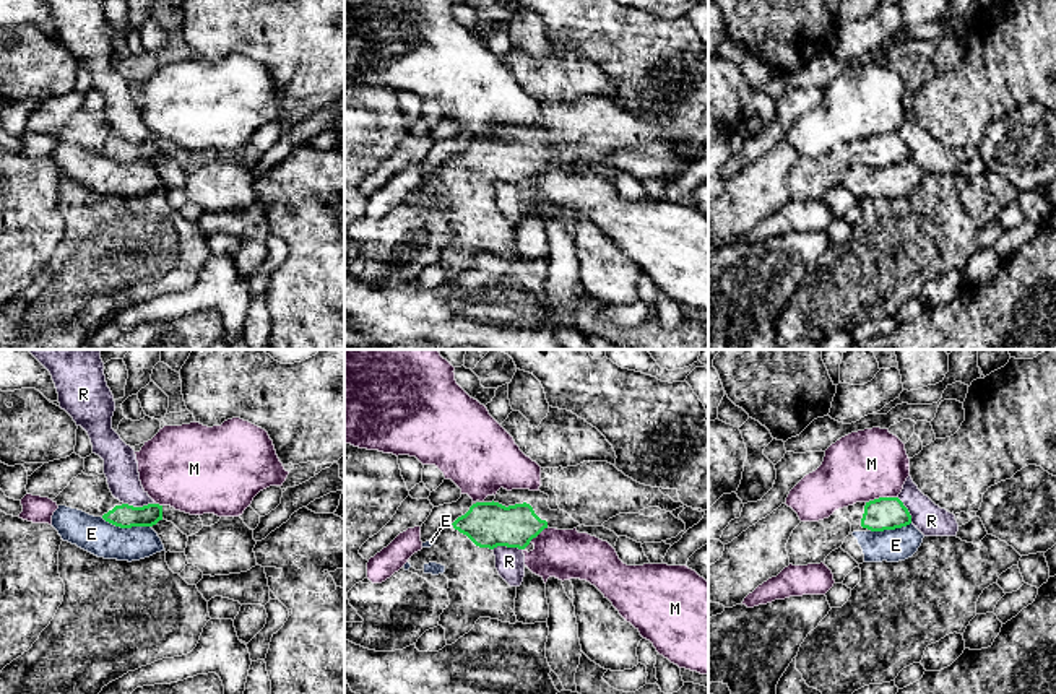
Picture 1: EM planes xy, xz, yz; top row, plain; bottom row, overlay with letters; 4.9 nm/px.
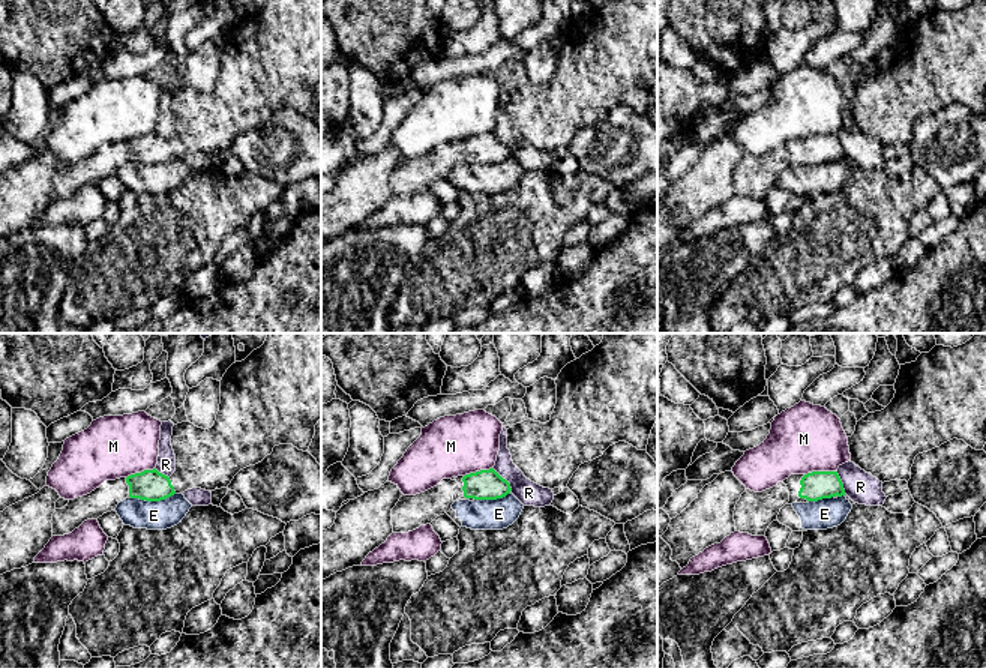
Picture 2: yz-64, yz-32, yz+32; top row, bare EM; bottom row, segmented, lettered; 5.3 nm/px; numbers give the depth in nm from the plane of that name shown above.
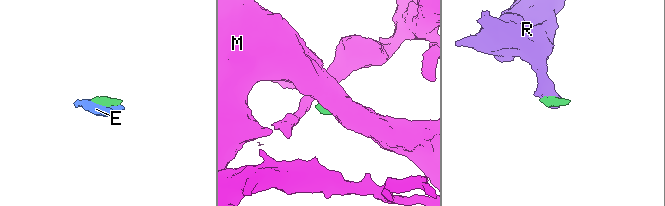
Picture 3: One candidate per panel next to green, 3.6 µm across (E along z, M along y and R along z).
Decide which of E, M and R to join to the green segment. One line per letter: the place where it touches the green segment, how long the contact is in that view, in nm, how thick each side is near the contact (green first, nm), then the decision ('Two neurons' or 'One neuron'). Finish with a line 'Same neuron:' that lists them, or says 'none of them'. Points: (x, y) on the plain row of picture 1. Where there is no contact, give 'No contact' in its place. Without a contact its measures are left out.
E: Touches green at xy (125, 163). Shared border 260 nm. Thickness 120 nm (green) against 180 nm. Two neurons
M: Touches green at yz (881, 134). Shared border 160 nm. Thickness 160 nm (green) against 340 nm. Two neurons
R: Touches green at xy (140, 143). Shared border 160 nm. Thickness 120 nm (green) against 170 nm. Two neurons
Same neuron: none of them

